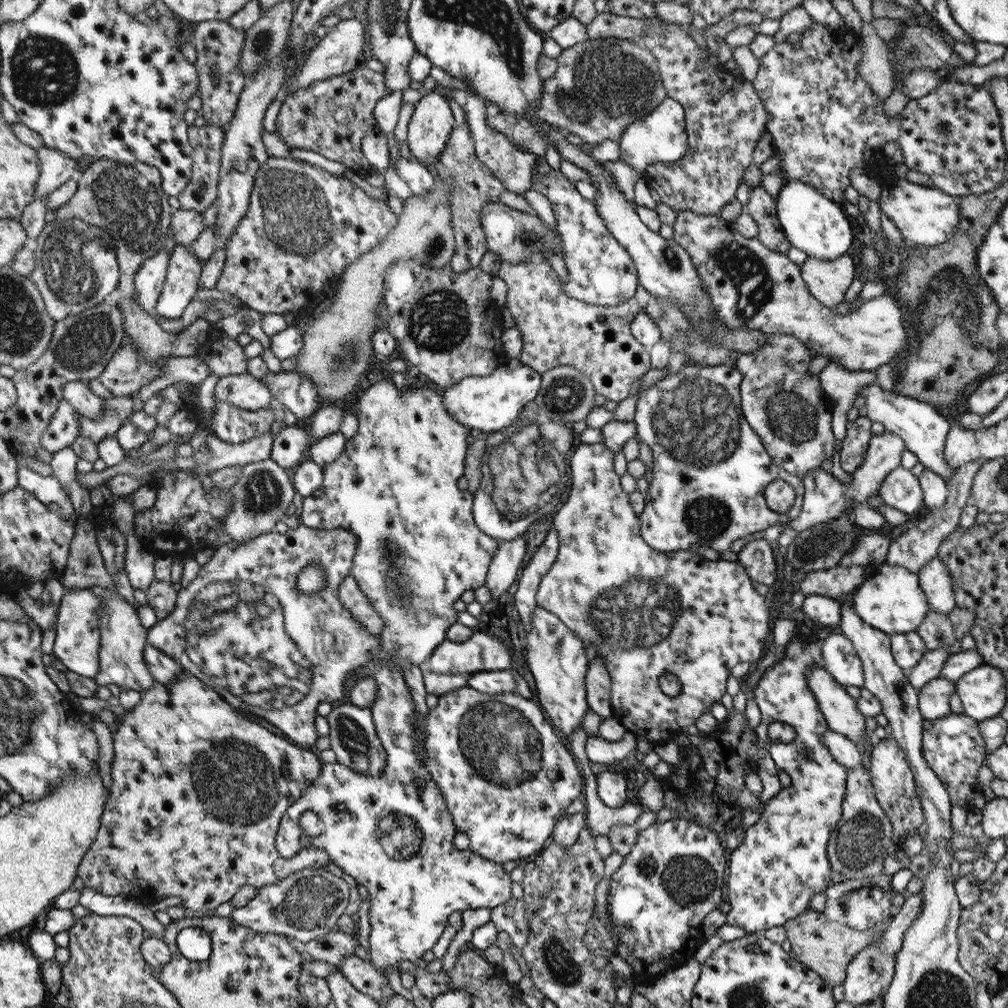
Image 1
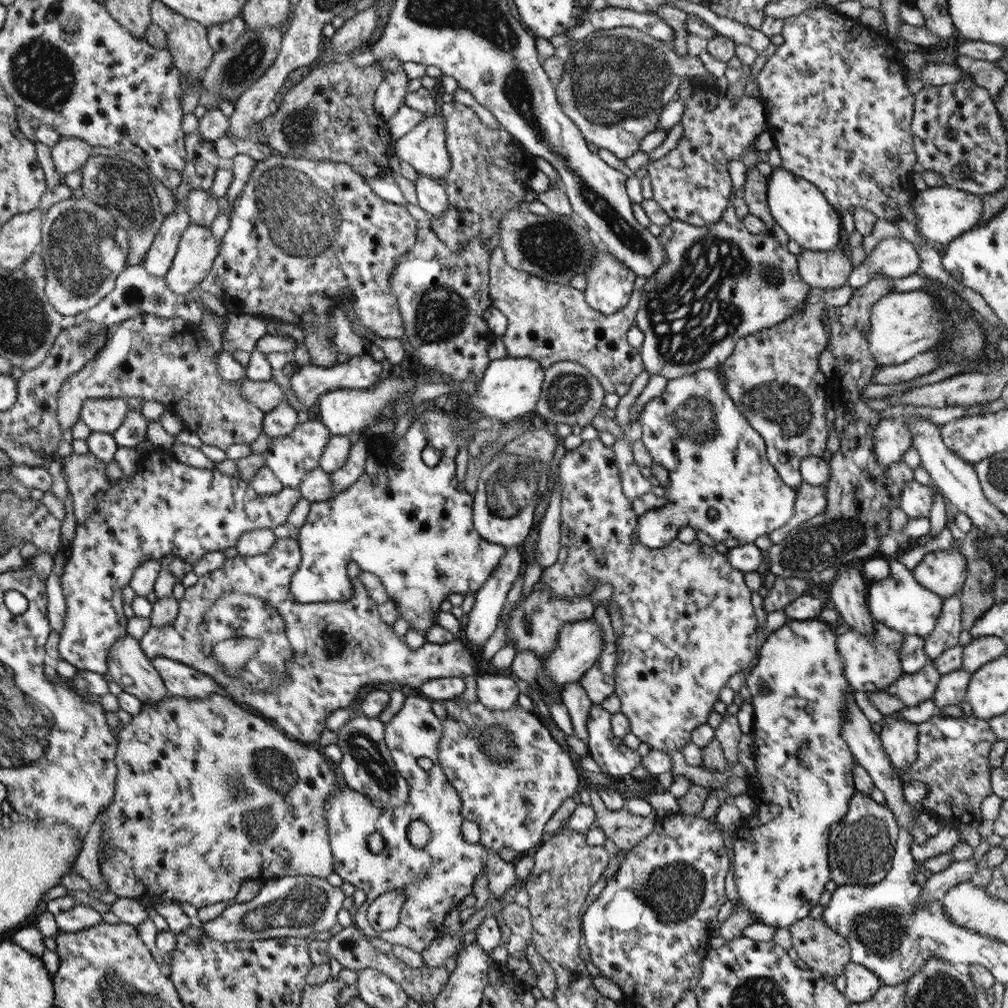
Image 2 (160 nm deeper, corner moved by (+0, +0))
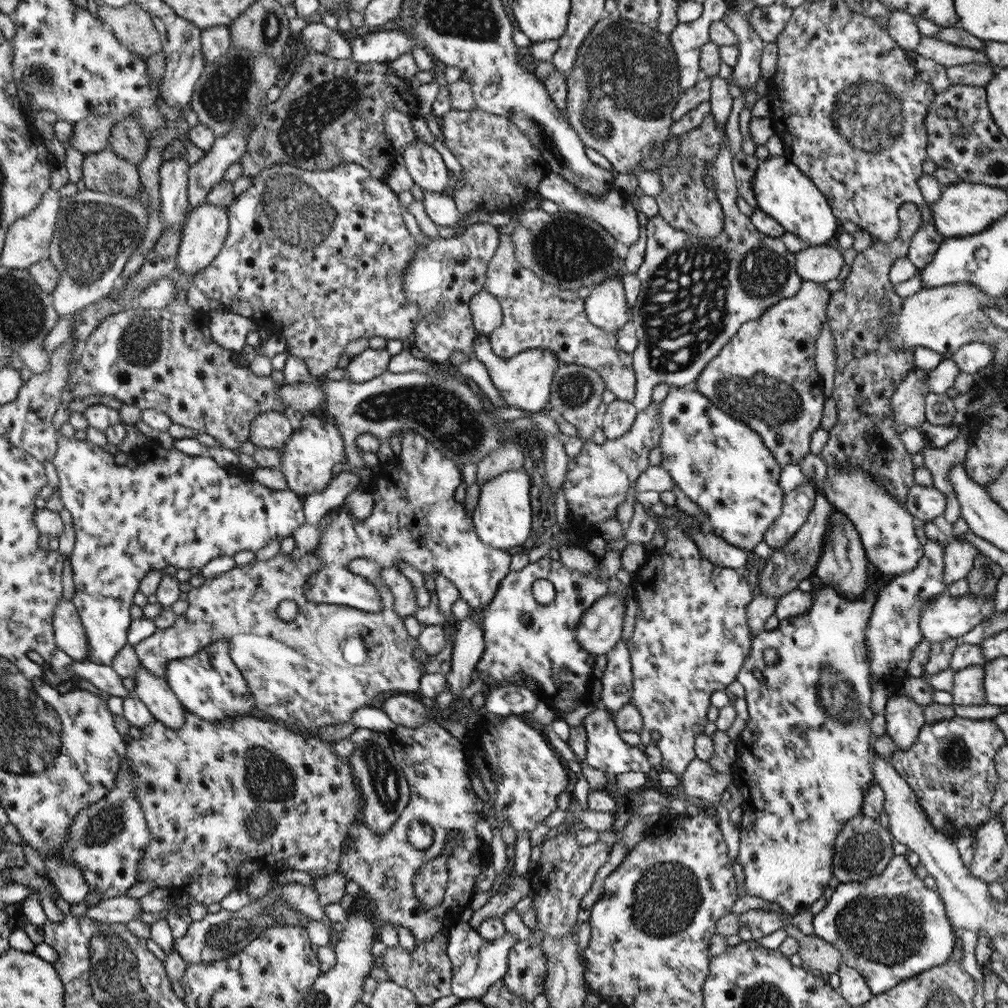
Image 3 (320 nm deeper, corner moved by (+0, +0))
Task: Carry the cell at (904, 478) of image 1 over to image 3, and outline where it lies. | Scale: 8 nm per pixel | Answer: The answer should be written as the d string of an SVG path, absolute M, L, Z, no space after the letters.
M914 484L908 491L905 505L917 523L926 523L943 514L946 499L944 493L933 486Z

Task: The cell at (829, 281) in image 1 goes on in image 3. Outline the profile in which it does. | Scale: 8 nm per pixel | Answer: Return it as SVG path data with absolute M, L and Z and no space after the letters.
M824 244L795 254L795 268L803 281L826 283L834 280L845 265L842 252Z

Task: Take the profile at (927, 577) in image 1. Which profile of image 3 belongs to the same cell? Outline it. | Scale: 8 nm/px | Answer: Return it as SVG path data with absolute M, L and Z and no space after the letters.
M959 540L946 546L944 570L947 586L950 586L957 580L966 578L979 554L978 548L970 541Z

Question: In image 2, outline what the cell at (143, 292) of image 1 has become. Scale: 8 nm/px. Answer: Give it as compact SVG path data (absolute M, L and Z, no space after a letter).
M175 198L176 209L168 214L166 222L156 236L156 240L143 260L143 266L150 276L165 278L174 263L182 234L189 225L185 201Z

